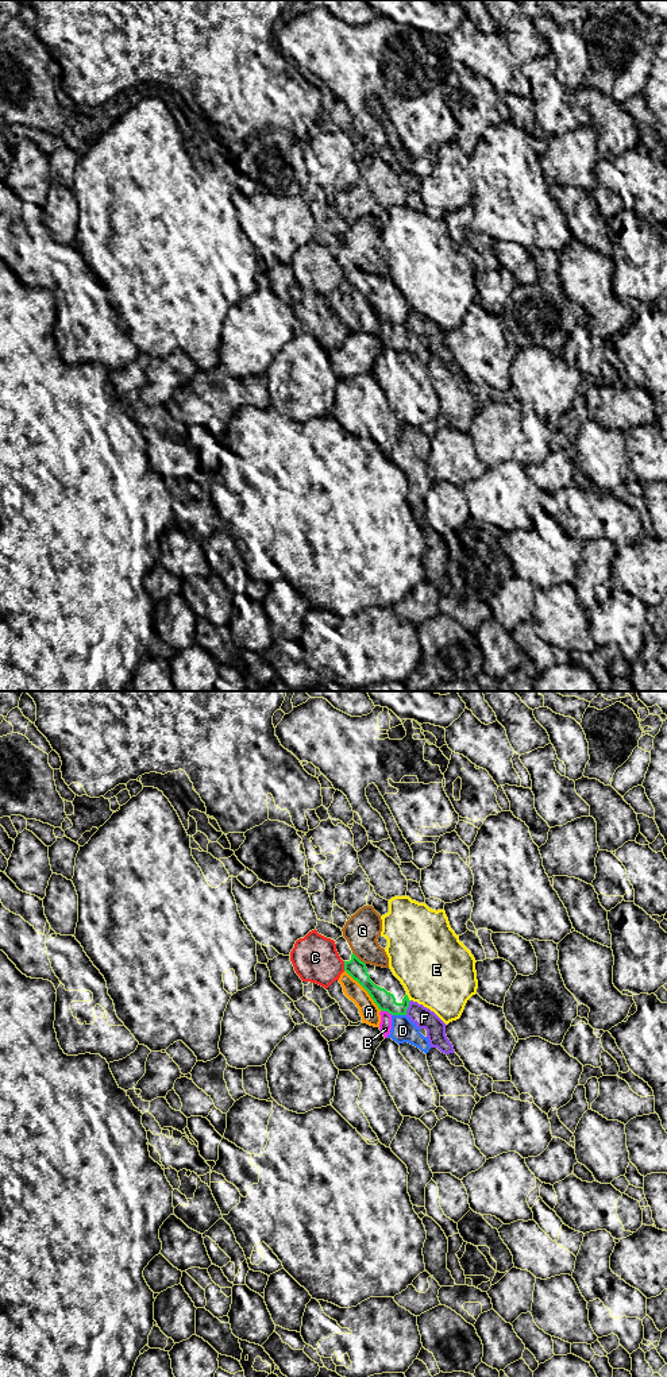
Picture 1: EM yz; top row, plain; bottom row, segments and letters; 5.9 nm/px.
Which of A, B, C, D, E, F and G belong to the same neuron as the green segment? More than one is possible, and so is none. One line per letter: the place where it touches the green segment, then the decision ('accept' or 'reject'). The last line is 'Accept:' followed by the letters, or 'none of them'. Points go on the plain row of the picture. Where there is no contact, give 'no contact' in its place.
A: meets green in yz at (365, 297); reject
B: meets green in yz at (386, 319); reject
C: meets green in yz at (344, 274); reject
D: meets green in yz at (398, 323); reject
E: meets green in yz at (408, 307); reject
F: meets green in yz at (408, 315); reject
G: meets green in yz at (358, 267); reject
Accept: none of them

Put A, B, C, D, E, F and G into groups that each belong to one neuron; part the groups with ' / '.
A / B D / C / E / F / G

